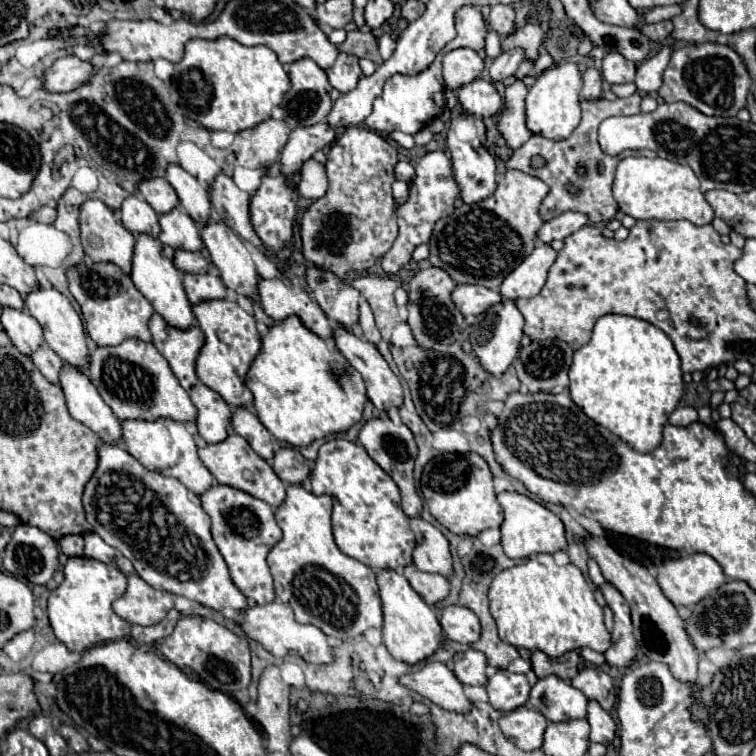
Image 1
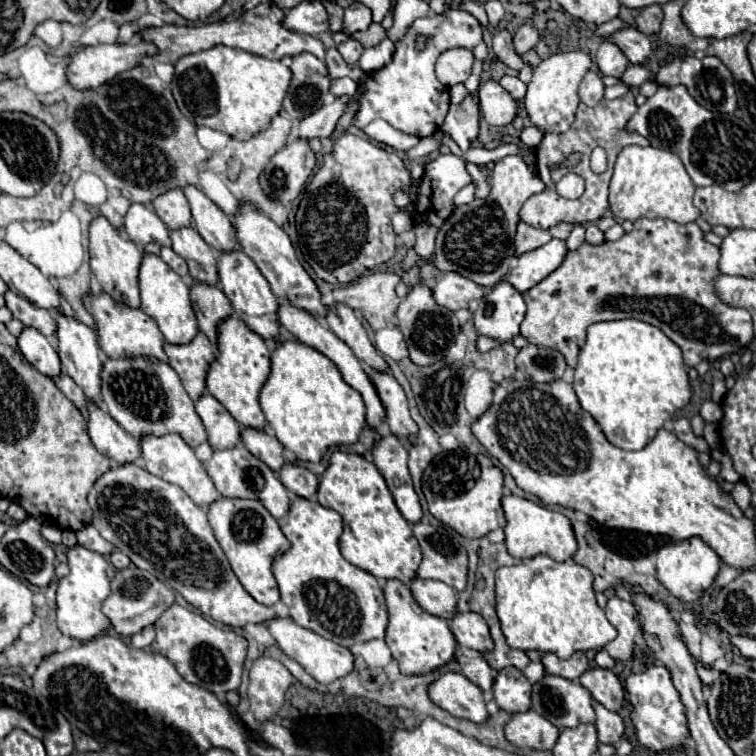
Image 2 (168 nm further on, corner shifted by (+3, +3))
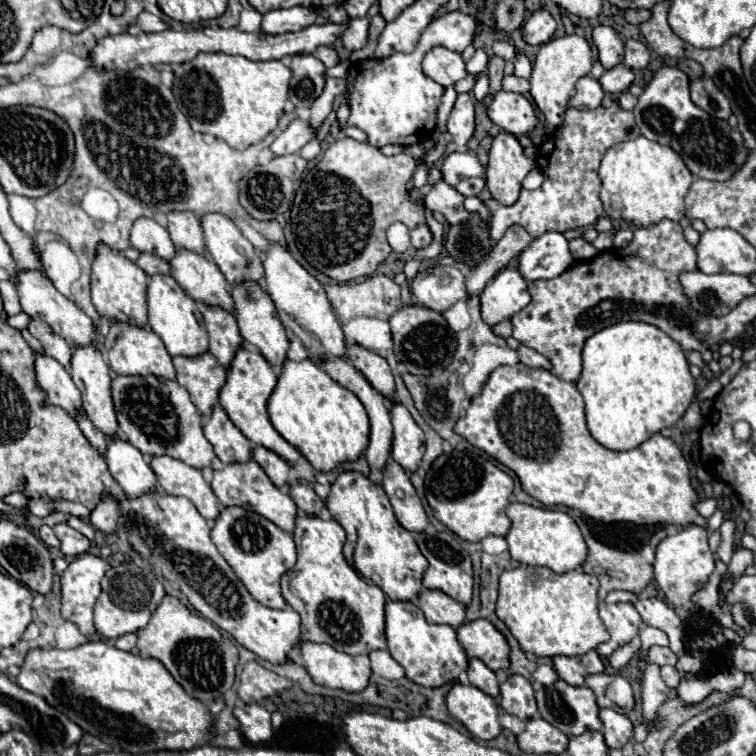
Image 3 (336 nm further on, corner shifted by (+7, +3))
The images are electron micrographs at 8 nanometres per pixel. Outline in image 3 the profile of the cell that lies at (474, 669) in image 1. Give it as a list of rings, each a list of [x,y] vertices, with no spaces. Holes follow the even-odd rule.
[[[471,658],[469,660],[469,666],[467,666],[467,676],[469,676],[469,682],[477,688],[481,688],[485,694],[489,696],[499,696],[499,684],[497,684],[497,678],[493,674],[493,670],[489,670],[481,660],[477,658]]]

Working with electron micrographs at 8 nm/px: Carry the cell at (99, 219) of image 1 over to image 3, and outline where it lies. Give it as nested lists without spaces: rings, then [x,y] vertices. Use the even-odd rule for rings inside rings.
[[[103,242],[97,244],[97,252],[95,252],[91,268],[93,268],[93,272],[91,272],[91,296],[93,296],[93,304],[95,304],[97,312],[101,316],[107,316],[107,318],[131,322],[131,324],[137,324],[137,326],[147,326],[147,302],[145,302],[147,274],[135,262],[125,258],[123,252],[115,252],[107,244],[103,244]]]

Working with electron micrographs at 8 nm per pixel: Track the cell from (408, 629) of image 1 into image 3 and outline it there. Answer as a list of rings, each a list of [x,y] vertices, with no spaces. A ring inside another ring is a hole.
[[[387,600],[385,604],[385,632],[391,656],[403,666],[405,676],[419,686],[443,686],[457,680],[467,668],[467,654],[455,638],[455,630],[447,624],[429,624],[413,600]]]

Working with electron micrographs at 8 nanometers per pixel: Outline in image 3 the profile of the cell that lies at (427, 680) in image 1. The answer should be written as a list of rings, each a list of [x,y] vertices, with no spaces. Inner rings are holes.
[[[455,682],[445,698],[445,704],[447,712],[465,724],[465,728],[477,738],[491,740],[501,732],[501,726],[497,722],[499,708],[495,700],[475,686]]]

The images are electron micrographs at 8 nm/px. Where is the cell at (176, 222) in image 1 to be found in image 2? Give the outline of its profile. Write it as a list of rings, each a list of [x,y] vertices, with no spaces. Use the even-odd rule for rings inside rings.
[[[195,228],[173,230],[171,240],[173,250],[189,264],[189,274],[193,280],[205,280],[205,284],[219,284],[217,256]]]

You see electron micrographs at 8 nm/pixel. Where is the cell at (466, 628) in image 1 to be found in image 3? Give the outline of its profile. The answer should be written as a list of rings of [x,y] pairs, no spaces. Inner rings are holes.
[[[479,618],[461,624],[457,640],[465,648],[467,658],[479,658],[491,670],[505,670],[509,666],[509,644],[489,620]]]

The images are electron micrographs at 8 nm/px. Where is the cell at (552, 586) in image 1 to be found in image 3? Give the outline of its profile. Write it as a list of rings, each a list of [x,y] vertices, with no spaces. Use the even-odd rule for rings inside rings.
[[[543,566],[511,568],[499,578],[495,612],[517,638],[525,654],[581,656],[609,640],[609,634],[597,614],[597,584],[599,580],[583,570],[555,574]]]

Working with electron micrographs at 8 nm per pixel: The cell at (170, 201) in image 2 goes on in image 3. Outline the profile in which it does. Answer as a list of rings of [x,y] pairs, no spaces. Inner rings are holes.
[[[189,210],[167,212],[167,232],[177,248],[189,248],[193,252],[205,254],[203,230],[199,218]]]

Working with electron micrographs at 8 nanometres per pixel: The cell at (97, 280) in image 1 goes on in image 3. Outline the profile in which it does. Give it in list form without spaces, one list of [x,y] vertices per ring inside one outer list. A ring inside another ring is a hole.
[[[111,320],[109,334],[105,336],[105,342],[103,342],[103,352],[105,352],[109,366],[117,374],[139,374],[139,376],[153,374],[153,376],[169,378],[169,380],[175,378],[175,368],[173,368],[169,352],[165,350],[165,344],[149,328],[141,328],[141,326],[131,324],[131,322]]]

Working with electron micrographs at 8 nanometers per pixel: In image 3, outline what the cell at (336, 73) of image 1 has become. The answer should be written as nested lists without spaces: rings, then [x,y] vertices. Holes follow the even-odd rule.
[[[369,18],[351,20],[351,26],[345,30],[345,36],[343,36],[343,46],[349,52],[361,50],[367,44],[367,26],[369,26]]]

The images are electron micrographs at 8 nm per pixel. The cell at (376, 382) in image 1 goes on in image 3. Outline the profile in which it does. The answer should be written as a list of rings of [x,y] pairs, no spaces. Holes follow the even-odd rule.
[[[397,400],[391,402],[391,420],[395,428],[391,458],[399,462],[407,472],[413,472],[425,454],[425,434],[415,424],[409,410]]]

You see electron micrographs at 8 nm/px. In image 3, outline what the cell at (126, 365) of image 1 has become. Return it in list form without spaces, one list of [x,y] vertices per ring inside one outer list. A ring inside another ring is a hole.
[[[115,376],[111,380],[111,398],[115,404],[117,424],[123,438],[145,456],[167,454],[193,468],[209,466],[215,452],[203,436],[201,414],[189,400],[189,394],[175,380],[159,376]]]

